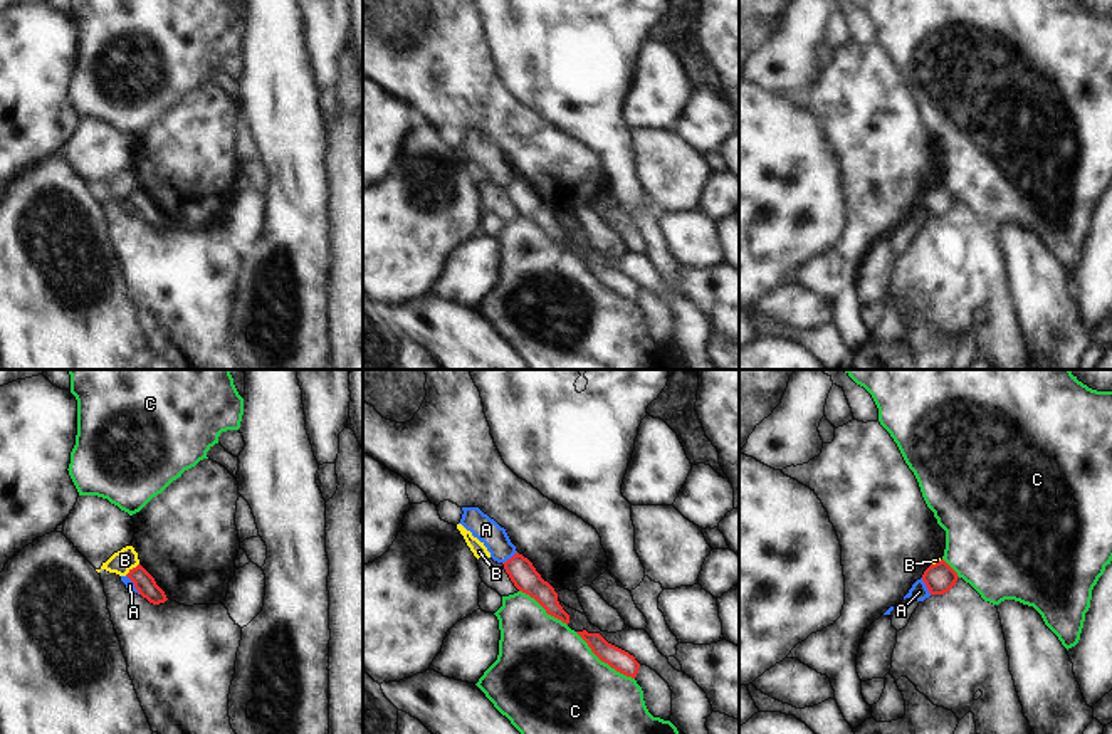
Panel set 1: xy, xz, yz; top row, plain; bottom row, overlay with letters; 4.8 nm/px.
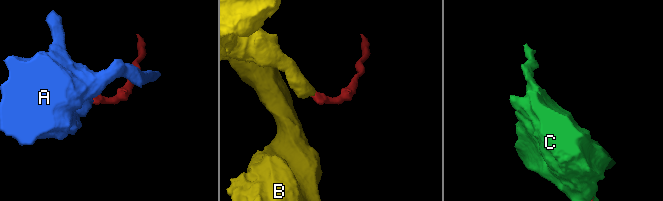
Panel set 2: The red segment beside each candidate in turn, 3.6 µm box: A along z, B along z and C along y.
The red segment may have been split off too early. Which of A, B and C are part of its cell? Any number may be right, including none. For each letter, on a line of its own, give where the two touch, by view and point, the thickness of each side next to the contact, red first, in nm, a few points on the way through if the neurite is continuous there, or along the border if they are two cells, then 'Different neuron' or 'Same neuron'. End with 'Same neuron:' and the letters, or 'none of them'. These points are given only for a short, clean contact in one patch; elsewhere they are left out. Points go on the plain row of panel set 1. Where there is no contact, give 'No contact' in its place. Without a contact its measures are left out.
A: Touches red at yz (926, 209). Thickness 150 nm (red) against 90 nm. Boundary: yz (921, 202), (931, 217). Different neuron
B: Touches red at xy (133, 192). Thickness 100 nm (red) against 110 nm. Boundary: xy (138, 187), (125, 199). Different neuron
C: Touches red at xz (603, 284). Thickness 100 nm (red) against 480 nm. Different neuron
Same neuron: none of them.

